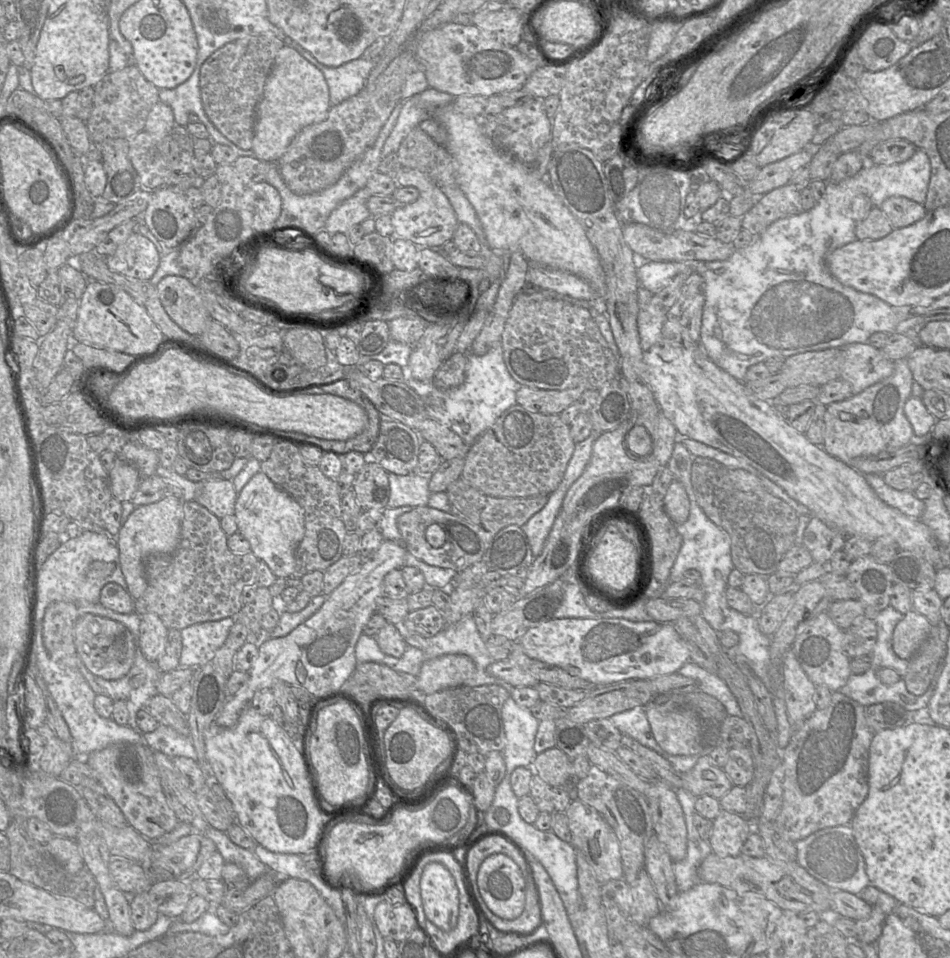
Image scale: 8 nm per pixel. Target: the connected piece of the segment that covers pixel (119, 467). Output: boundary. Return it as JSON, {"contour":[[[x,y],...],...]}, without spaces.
{"contour":[[[116,456],[115,464],[108,475],[112,496],[120,502],[131,501],[142,479],[138,469]]]}

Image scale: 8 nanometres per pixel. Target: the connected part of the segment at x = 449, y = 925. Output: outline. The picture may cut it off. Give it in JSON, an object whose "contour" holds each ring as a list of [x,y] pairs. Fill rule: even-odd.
{"contour":[[[428,863],[420,878],[421,900],[428,920],[444,931],[453,930],[458,921],[459,890],[450,871],[441,863]]]}

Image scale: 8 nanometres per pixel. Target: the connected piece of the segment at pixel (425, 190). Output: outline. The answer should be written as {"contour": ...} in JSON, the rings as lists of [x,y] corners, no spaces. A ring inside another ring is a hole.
{"contour":[[[401,168],[396,176],[398,186],[415,187],[419,191],[416,201],[400,205],[392,214],[394,233],[398,238],[412,242],[418,248],[440,251],[440,247],[452,240],[459,220],[449,199],[440,186],[416,169]]]}

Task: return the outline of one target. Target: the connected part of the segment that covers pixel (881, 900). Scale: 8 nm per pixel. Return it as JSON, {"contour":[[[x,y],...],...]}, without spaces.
{"contour":[[[850,825],[818,830],[808,837],[795,842],[795,847],[797,849],[797,863],[831,890],[842,890],[859,895],[871,906],[879,907],[885,915],[895,911],[899,902],[890,894],[874,885],[870,885],[866,863],[857,846]]]}

